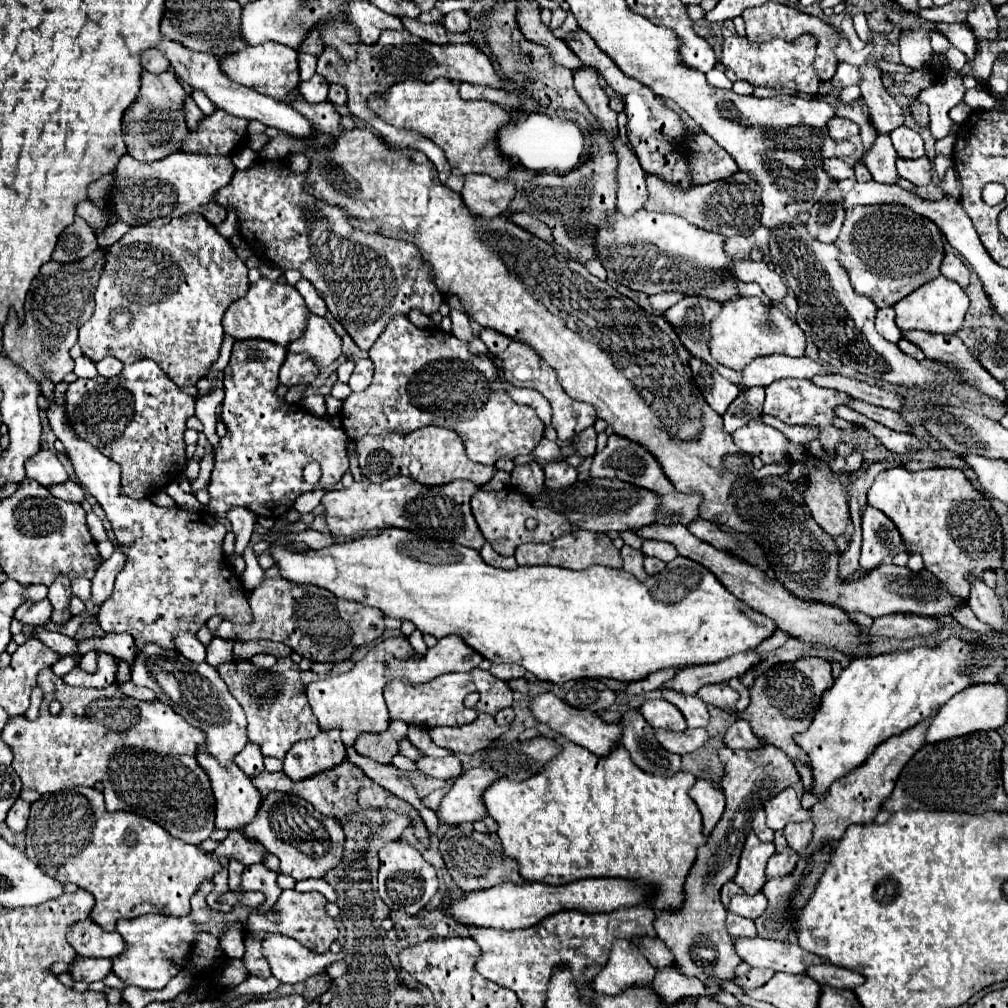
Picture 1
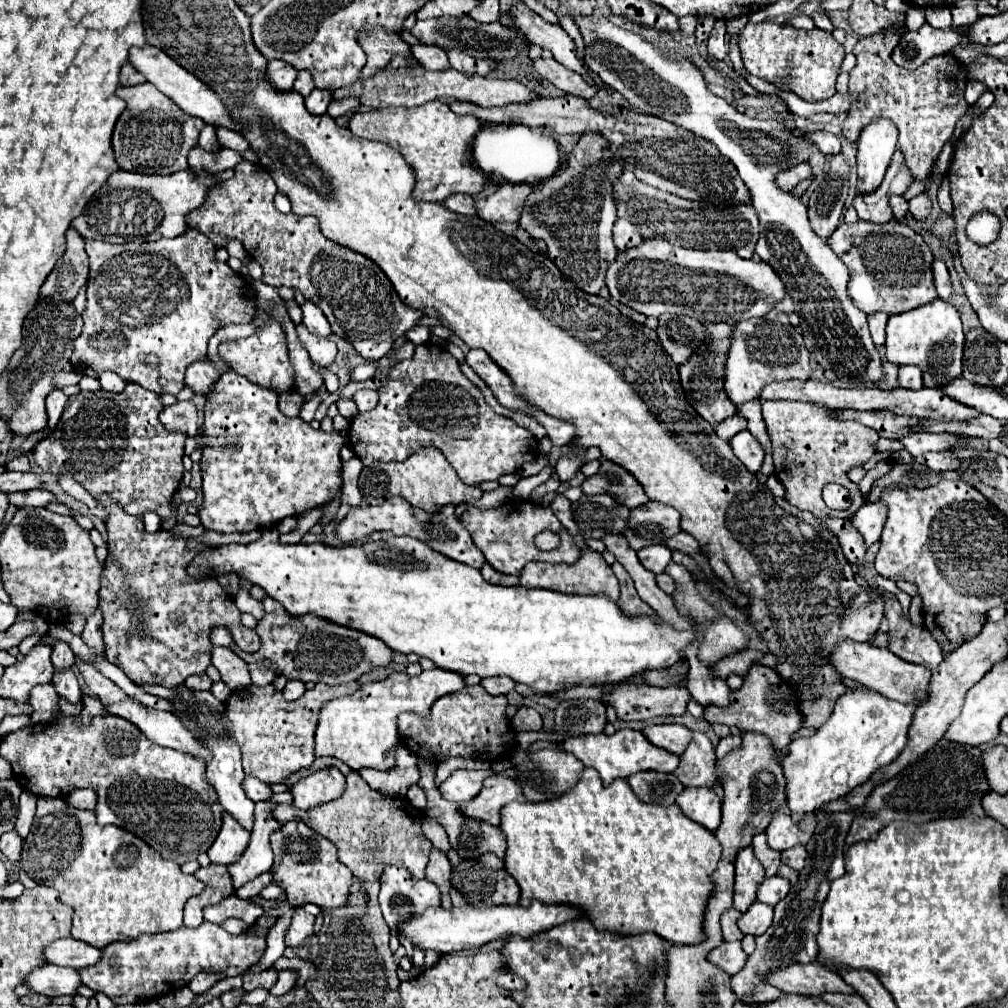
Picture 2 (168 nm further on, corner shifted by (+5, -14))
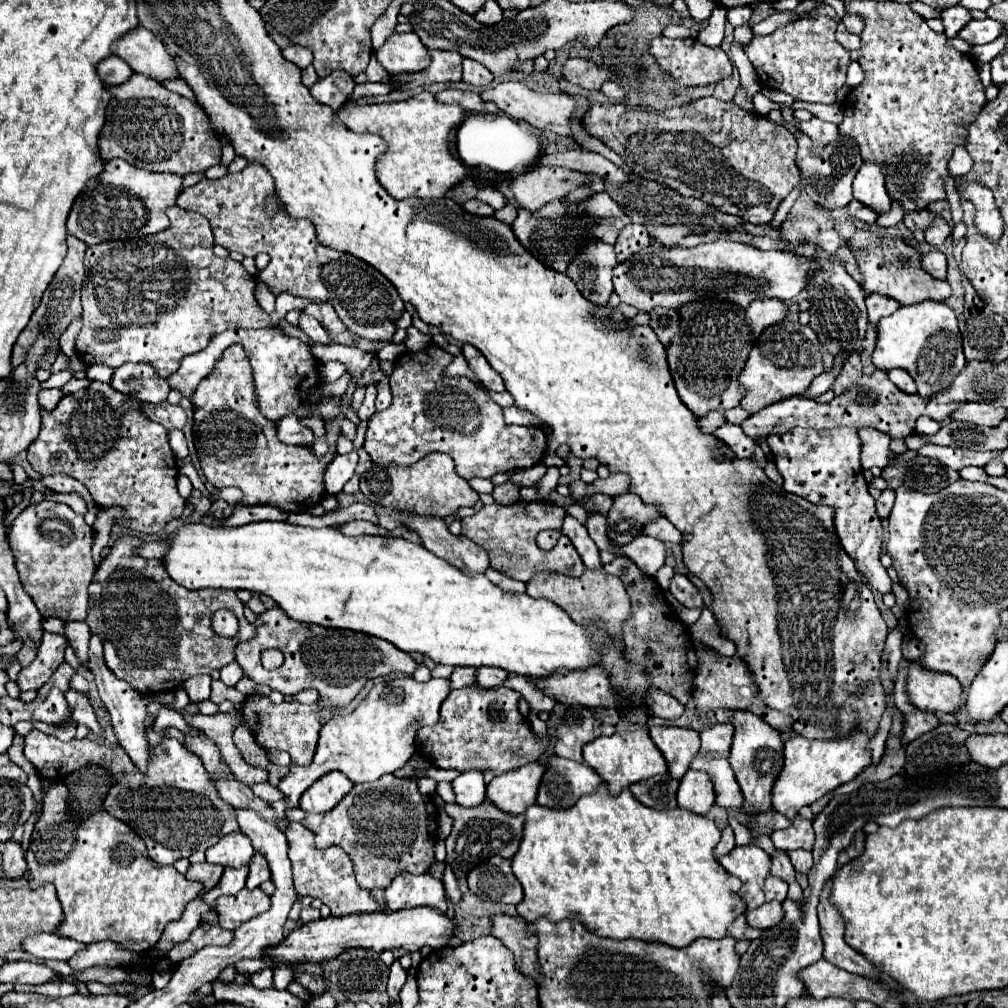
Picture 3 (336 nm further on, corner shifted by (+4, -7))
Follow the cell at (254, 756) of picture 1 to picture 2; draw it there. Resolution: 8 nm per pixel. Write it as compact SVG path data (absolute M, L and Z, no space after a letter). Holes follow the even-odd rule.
M244 778L244 792L252 802L266 802L272 796L272 790L268 784L258 782L256 778Z

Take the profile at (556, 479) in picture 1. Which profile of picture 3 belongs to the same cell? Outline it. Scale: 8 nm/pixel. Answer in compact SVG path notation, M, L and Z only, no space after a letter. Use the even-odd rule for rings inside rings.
M565 517L563 523L563 535L567 535L571 539L571 543L575 545L575 549L579 551L583 563L589 569L599 569L601 561L599 561L599 549L595 547L593 539L589 537L585 525L581 525L575 517Z

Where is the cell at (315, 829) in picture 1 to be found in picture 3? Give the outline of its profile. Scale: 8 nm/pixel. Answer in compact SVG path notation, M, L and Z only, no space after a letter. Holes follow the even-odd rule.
M291 821L289 827L285 829L287 841L289 841L289 859L293 865L293 881L295 881L295 891L299 897L309 895L309 897L319 897L323 905L331 909L333 917L343 917L351 913L373 913L373 911L385 911L377 901L369 895L367 889L361 889L355 881L353 873L353 863L349 855L341 847L327 847L319 849L315 847L315 835L307 831L301 823Z

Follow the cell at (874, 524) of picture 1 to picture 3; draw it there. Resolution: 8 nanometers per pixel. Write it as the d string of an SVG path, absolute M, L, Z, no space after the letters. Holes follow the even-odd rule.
M885 489L885 491L881 493L881 497L877 499L877 515L879 515L881 521L885 521L885 519L889 517L891 507L893 507L893 501L895 501L893 489Z

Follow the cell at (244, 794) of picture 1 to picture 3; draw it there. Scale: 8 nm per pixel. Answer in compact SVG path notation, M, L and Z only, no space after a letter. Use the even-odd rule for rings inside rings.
M233 831L231 835L225 835L223 839L219 839L219 843L209 847L205 851L205 855L207 855L209 863L219 863L223 867L227 867L227 865L241 867L255 855L255 851L253 851L247 835L243 835L241 831Z

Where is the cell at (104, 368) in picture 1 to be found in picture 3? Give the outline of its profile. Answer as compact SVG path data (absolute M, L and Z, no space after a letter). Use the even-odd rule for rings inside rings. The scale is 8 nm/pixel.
M147 363L121 365L111 377L111 387L147 403L163 403L171 391L167 379L159 377Z

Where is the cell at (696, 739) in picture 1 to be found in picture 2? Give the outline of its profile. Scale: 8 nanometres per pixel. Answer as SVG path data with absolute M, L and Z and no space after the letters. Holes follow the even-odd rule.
M624 728L624 730L618 730L616 734L612 736L606 736L606 734L586 734L586 736L568 736L564 740L564 750L574 754L584 766L588 768L594 768L598 770L604 786L608 786L610 782L614 782L616 778L630 778L632 774L636 772L642 772L642 770L654 770L654 772L674 772L680 758L670 754L670 752L664 752L660 748L654 748L646 736L638 730L630 730L630 728Z

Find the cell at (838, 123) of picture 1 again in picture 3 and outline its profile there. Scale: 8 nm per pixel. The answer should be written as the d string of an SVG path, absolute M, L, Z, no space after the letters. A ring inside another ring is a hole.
M813 117L811 121L799 121L799 119L795 119L795 123L797 123L797 127L799 127L803 133L807 133L807 135L811 137L811 141L813 141L813 151L821 151L829 141L833 143L835 137L839 137L837 125L827 123L827 121L821 121L821 119L817 119L817 117Z

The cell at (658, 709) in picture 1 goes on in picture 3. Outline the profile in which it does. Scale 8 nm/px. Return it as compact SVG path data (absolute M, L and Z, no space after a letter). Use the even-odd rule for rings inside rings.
M653 725L649 727L649 735L665 755L669 765L669 775L681 779L685 775L691 759L699 751L699 733L685 727L665 727Z

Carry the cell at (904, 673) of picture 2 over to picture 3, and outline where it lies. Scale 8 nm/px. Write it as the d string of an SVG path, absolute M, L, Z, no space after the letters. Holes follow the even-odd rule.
M909 661L907 683L909 701L921 711L955 713L961 699L961 683L947 673L929 671L919 661Z

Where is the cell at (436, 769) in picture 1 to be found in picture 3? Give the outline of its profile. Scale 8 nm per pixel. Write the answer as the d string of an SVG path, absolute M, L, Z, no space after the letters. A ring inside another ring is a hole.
M465 771L453 781L455 801L463 807L475 807L485 801L485 781L481 771Z

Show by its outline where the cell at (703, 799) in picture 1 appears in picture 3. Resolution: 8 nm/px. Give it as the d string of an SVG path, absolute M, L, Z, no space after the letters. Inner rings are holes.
M689 769L681 777L677 801L679 801L679 807L683 809L691 809L693 813L707 815L709 809L715 805L715 791L707 773Z

